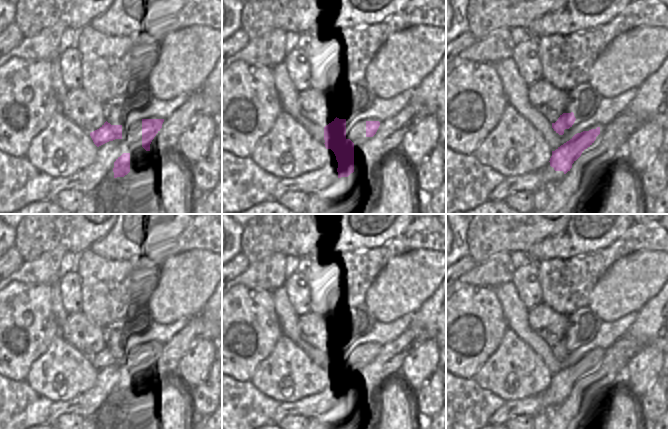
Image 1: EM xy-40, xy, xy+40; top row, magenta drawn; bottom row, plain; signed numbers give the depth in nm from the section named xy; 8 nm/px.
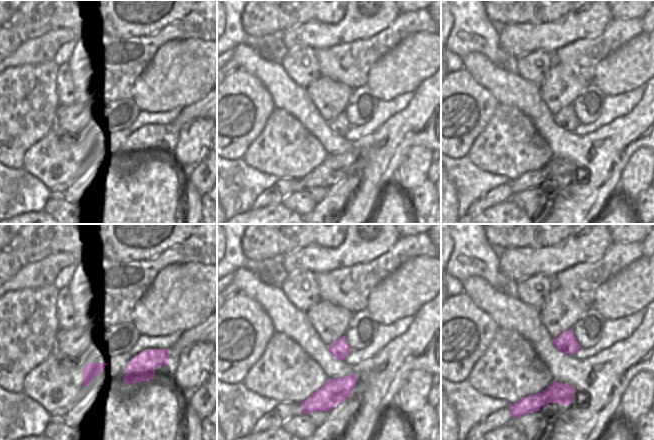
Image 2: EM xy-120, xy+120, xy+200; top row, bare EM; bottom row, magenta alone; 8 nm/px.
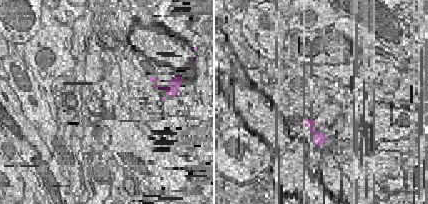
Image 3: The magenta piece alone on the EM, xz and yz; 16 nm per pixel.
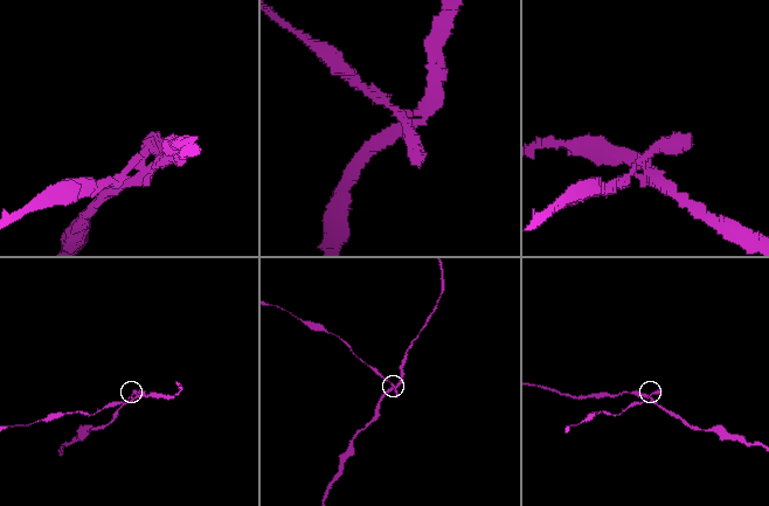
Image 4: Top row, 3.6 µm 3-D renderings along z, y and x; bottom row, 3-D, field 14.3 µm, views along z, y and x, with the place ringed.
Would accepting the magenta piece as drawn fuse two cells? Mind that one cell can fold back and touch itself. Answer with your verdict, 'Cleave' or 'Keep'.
Cleave

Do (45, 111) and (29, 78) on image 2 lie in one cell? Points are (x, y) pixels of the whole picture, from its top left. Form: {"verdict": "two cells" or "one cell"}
{"verdict": "one cell"}

